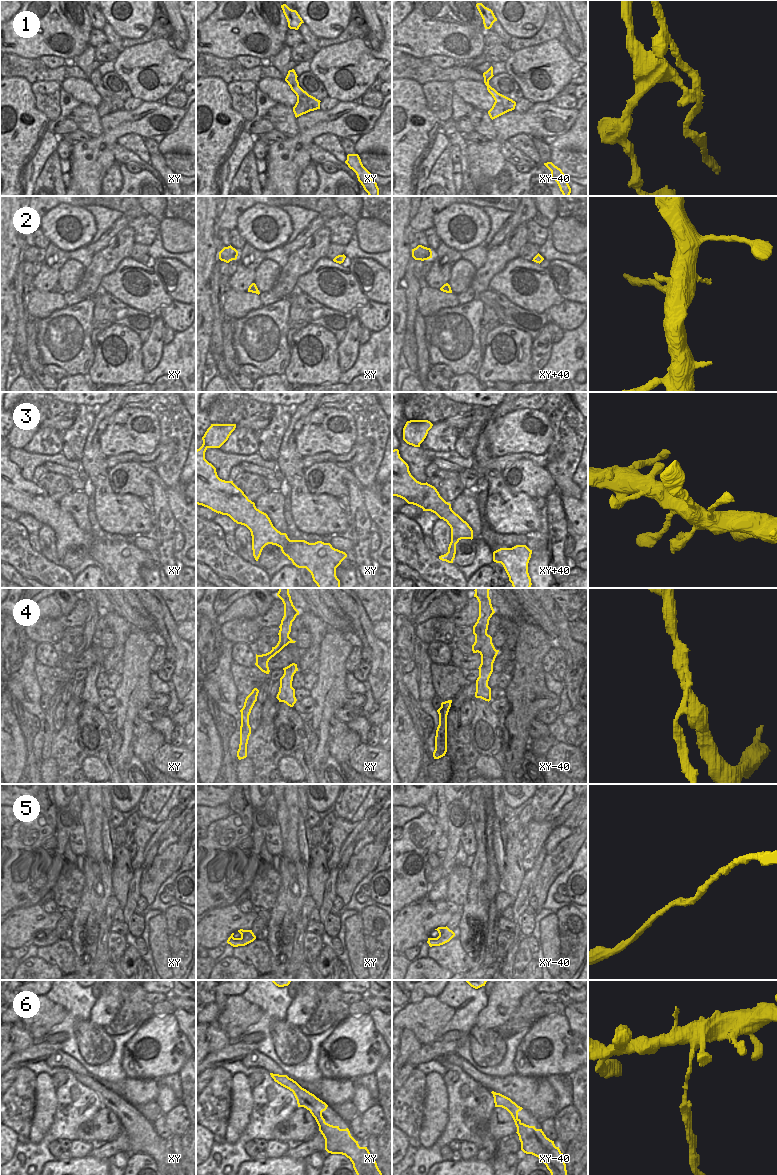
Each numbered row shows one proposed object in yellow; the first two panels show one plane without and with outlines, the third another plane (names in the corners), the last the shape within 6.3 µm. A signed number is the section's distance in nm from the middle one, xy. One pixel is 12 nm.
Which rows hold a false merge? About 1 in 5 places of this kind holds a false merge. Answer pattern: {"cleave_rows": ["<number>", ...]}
{"cleave_rows": ["1", "2", "4", "6"]}

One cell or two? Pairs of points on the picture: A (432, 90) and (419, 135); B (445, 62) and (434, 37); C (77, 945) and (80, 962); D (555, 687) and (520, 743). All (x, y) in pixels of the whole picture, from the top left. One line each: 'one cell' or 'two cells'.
A: two cells
B: two cells
C: one cell
D: two cells

